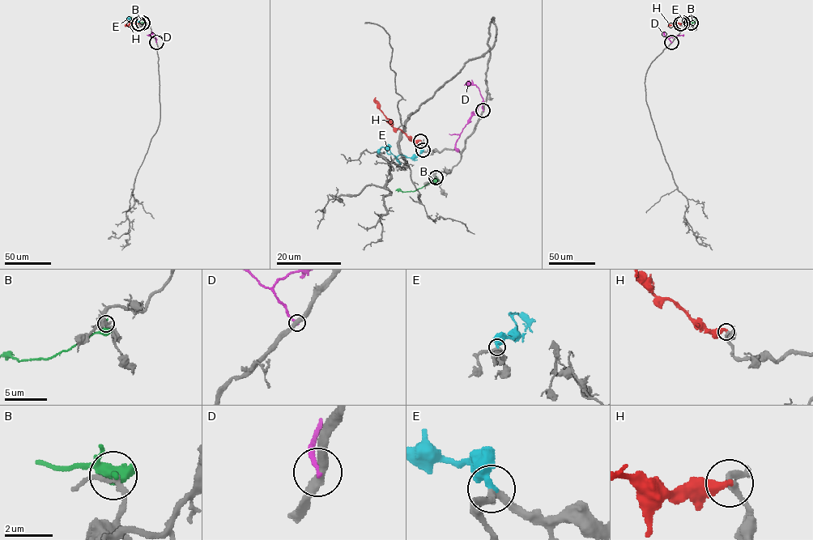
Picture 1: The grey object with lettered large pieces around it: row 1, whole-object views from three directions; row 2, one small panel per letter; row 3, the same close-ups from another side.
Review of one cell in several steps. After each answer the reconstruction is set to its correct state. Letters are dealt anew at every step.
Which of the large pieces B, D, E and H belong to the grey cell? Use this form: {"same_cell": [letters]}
{"same_cell": ["E", "H"]}

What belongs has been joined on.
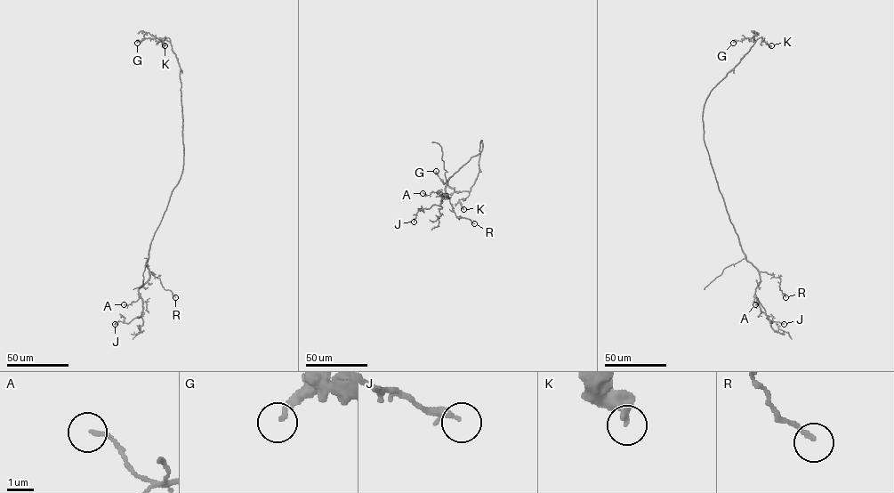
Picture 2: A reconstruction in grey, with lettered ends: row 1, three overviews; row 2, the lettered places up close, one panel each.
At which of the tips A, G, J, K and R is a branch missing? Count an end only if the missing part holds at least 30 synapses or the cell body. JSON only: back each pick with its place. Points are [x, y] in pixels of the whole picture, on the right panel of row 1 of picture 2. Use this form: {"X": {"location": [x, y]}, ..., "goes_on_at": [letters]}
{"goes_on_at": []}

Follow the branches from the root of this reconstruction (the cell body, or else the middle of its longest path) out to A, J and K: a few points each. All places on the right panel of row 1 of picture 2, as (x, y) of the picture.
A: (717, 182), (741, 249), (759, 272), (760, 282), (755, 288), (753, 302), (755, 304)
J: (717, 182), (741, 249), (758, 271), (760, 282), (755, 288), (755, 296), (770, 323), (784, 324)
K: (717, 182), (704, 140), (703, 112), (705, 101), (710, 91), (759, 37), (771, 45)

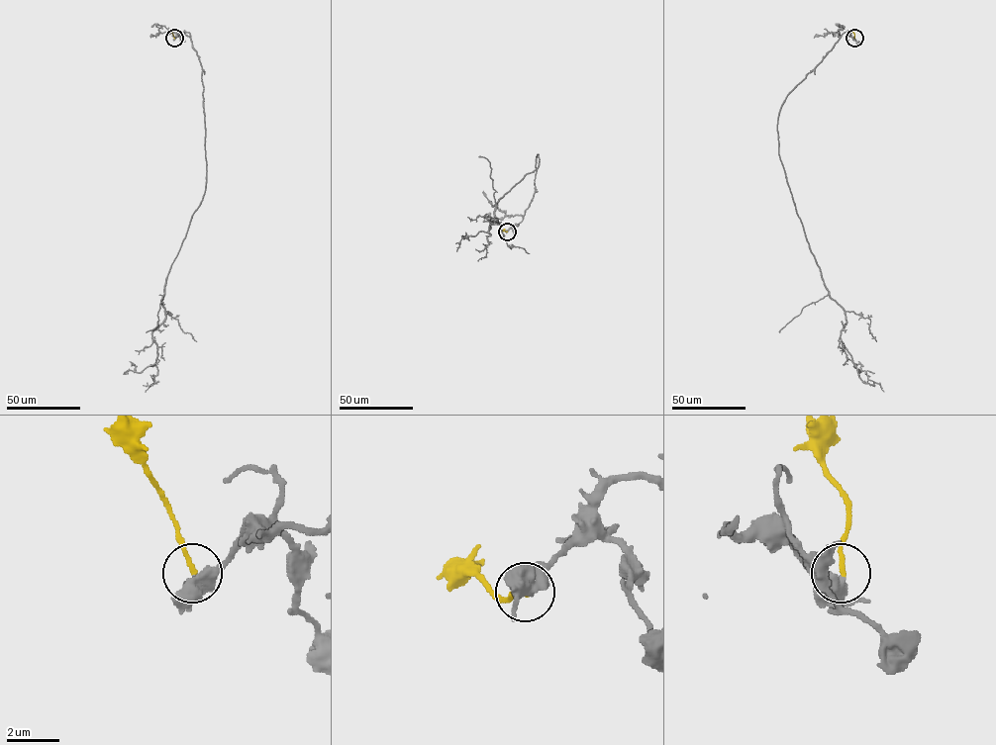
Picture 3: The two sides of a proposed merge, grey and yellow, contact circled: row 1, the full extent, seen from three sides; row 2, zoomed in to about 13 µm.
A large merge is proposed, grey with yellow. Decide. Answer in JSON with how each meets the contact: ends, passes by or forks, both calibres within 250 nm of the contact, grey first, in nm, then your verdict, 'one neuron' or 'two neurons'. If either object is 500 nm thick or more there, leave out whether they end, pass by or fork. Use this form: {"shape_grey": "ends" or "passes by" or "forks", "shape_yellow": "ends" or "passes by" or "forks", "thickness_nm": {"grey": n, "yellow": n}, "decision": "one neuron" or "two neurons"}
{"shape_grey": "forks", "shape_yellow": "ends", "thickness_nm": {"grey": 440, "yellow": 170}, "decision": "one neuron"}

